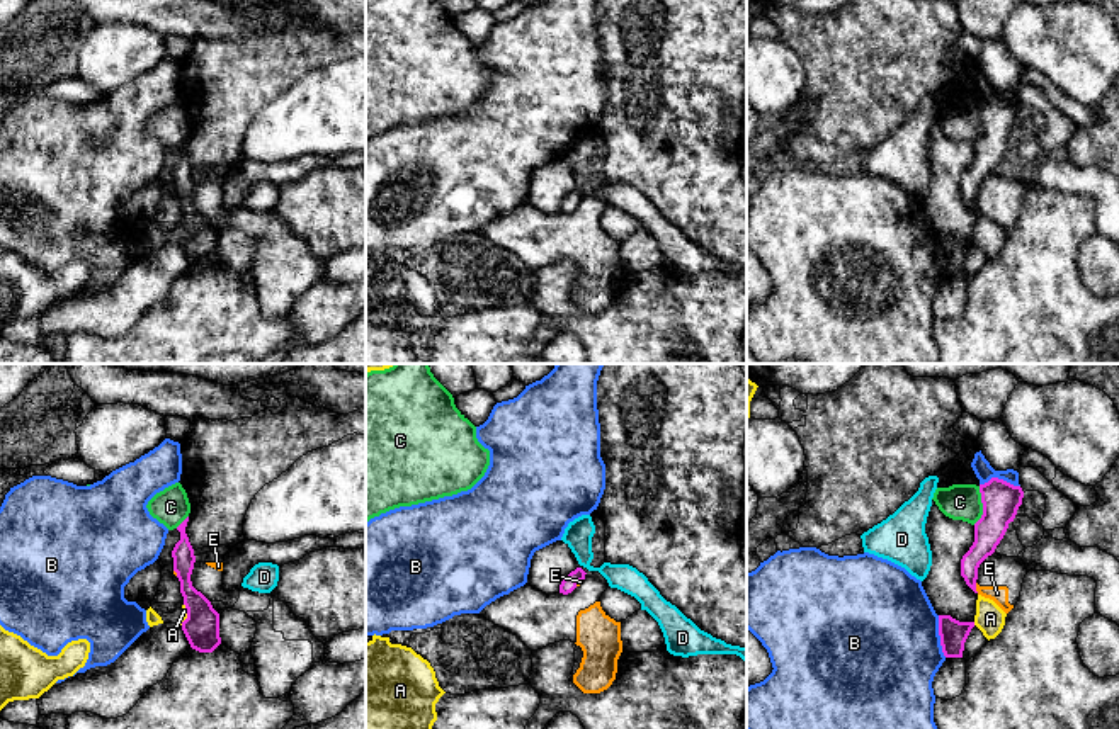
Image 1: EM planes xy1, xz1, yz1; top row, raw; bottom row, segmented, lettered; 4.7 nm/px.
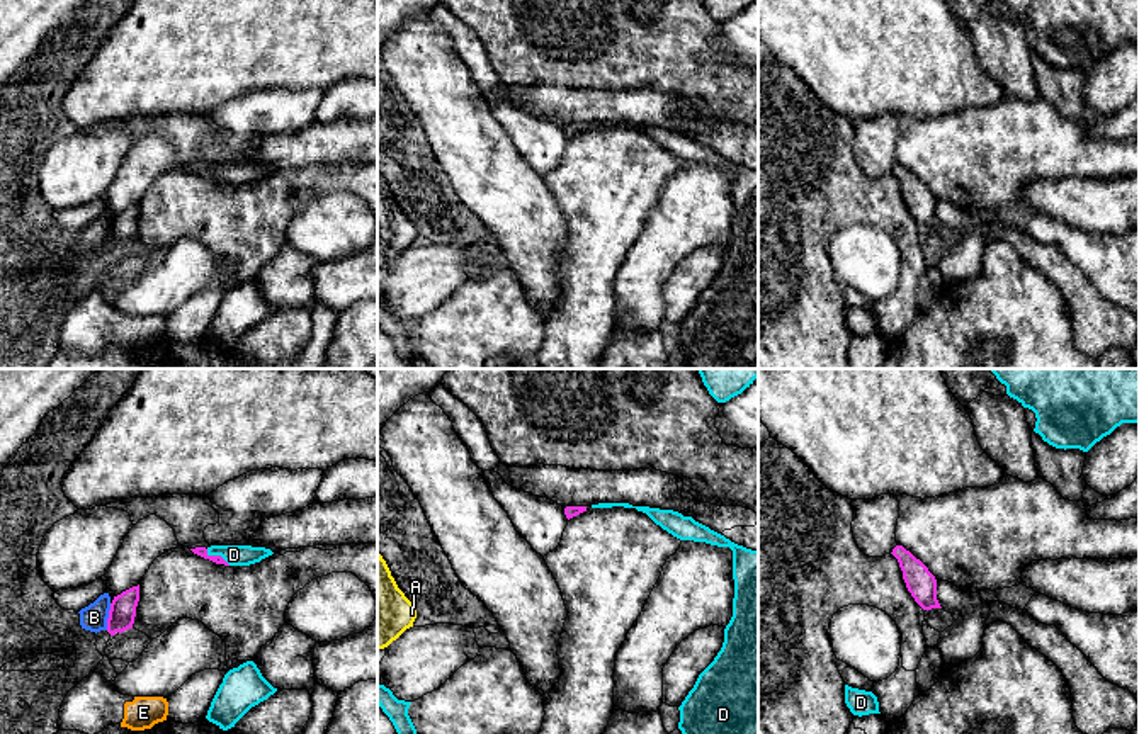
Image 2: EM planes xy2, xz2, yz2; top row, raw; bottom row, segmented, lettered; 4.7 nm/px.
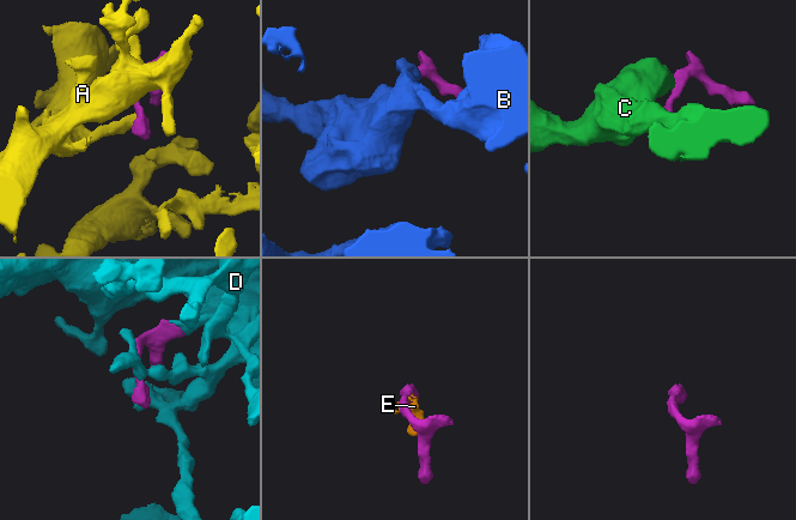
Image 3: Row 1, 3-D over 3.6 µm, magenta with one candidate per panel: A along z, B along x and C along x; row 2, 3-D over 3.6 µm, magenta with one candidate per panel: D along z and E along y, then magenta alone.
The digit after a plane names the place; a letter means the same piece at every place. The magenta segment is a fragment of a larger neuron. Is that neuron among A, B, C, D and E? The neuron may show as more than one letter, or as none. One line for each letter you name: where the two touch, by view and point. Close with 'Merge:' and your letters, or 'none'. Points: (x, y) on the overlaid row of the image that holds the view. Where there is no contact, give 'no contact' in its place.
D: contact xy2 (218, 556)
Merge: D

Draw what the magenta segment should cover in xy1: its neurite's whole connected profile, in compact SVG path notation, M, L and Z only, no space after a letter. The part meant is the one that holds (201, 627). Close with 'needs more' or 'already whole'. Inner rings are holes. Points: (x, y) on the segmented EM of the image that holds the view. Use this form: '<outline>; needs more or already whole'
M189 517L177 527L180 540L172 551L173 571L180 581L180 593L187 608L187 619L182 622L182 630L192 649L199 653L213 653L219 644L219 613L211 602L192 586L190 574L196 556L185 534Z; already whole

